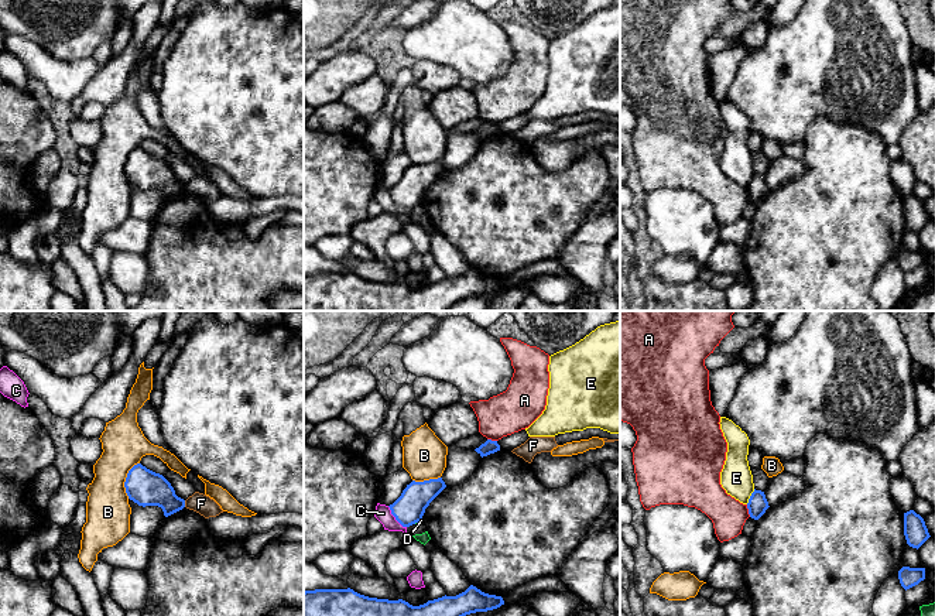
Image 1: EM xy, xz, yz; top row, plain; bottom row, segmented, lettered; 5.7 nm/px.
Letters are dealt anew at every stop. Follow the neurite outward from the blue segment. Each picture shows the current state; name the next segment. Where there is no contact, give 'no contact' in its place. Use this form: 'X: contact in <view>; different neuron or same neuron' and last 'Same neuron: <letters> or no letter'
A: contact in yz; different neuron
B: contact in xy; different neuron
C: contact in xz; different neuron
D: contact in xz; different neuron
E: contact in yz; different neuron
F: contact in xy; different neuron
Same neuron: no letter

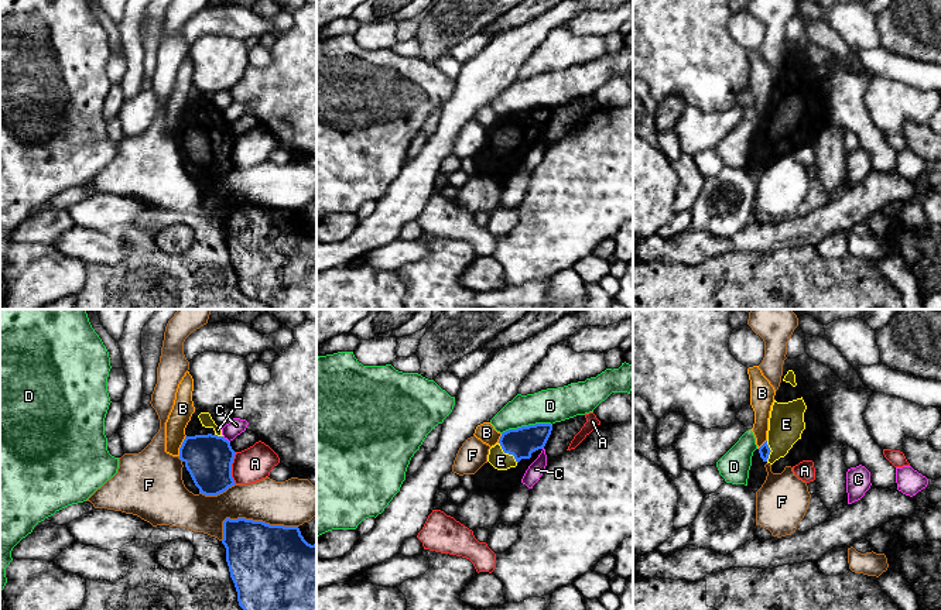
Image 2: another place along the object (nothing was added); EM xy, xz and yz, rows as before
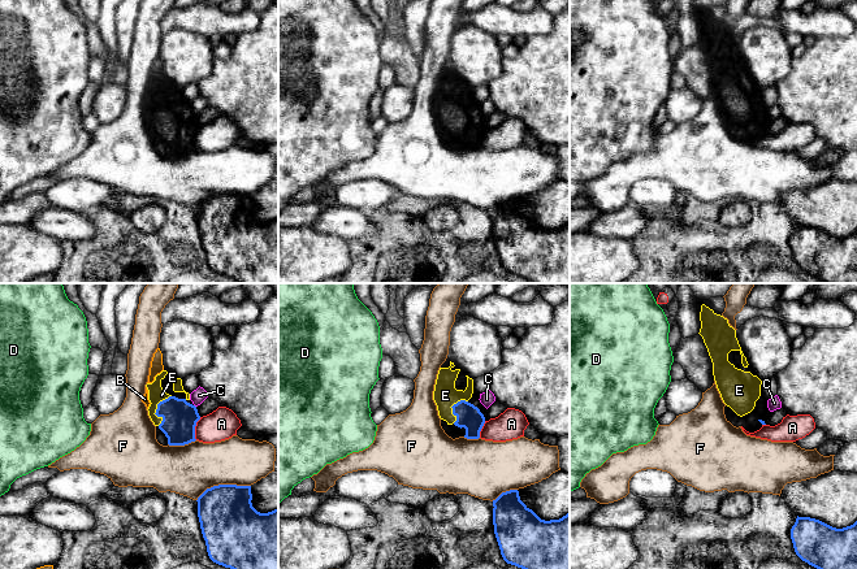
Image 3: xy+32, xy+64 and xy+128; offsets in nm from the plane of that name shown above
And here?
A: contact in xy; different neuron
B: contact in xy; different neuron
C: contact in xy; different neuron
D: contact in xz; different neuron
E: contact in xz; same neuron
F: contact in xy; different neuron
Same neuron: E

